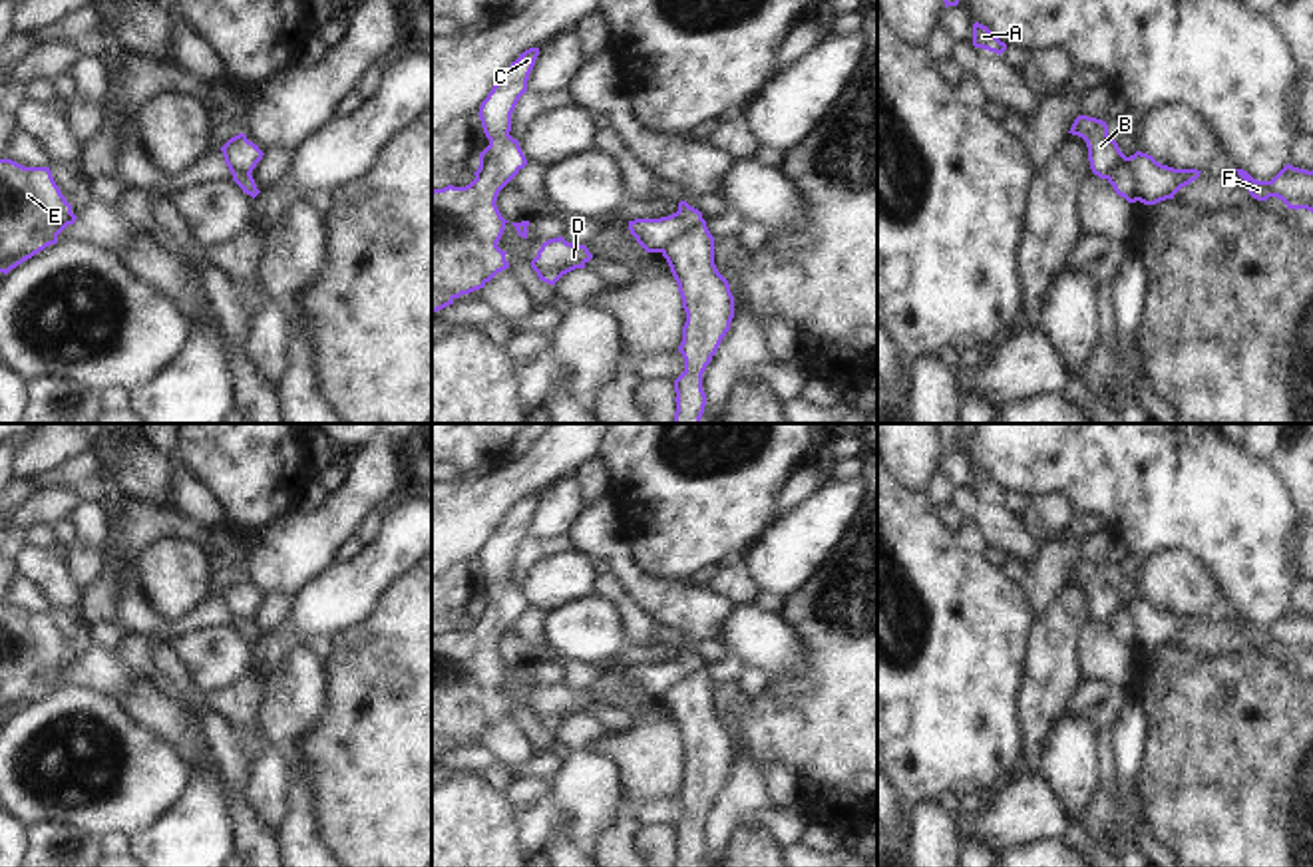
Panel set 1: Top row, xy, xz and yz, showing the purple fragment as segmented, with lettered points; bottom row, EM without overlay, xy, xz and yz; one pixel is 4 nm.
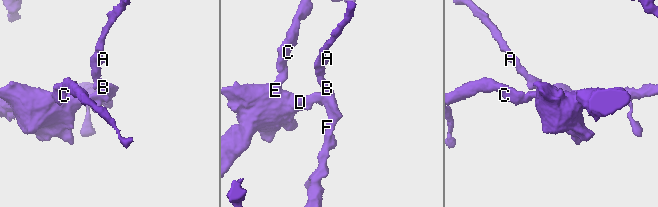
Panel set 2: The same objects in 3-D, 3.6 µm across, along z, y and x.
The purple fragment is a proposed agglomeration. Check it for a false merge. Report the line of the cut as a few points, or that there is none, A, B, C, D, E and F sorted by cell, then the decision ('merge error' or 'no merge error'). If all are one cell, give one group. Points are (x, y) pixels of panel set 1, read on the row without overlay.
yz (1121, 607), (1134, 625), (1138, 645) | A B F / C D E | merge error

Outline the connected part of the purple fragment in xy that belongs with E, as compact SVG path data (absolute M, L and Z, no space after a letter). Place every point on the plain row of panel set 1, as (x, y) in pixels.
M0 605L0 718L56 690L76 664L50 612Z

